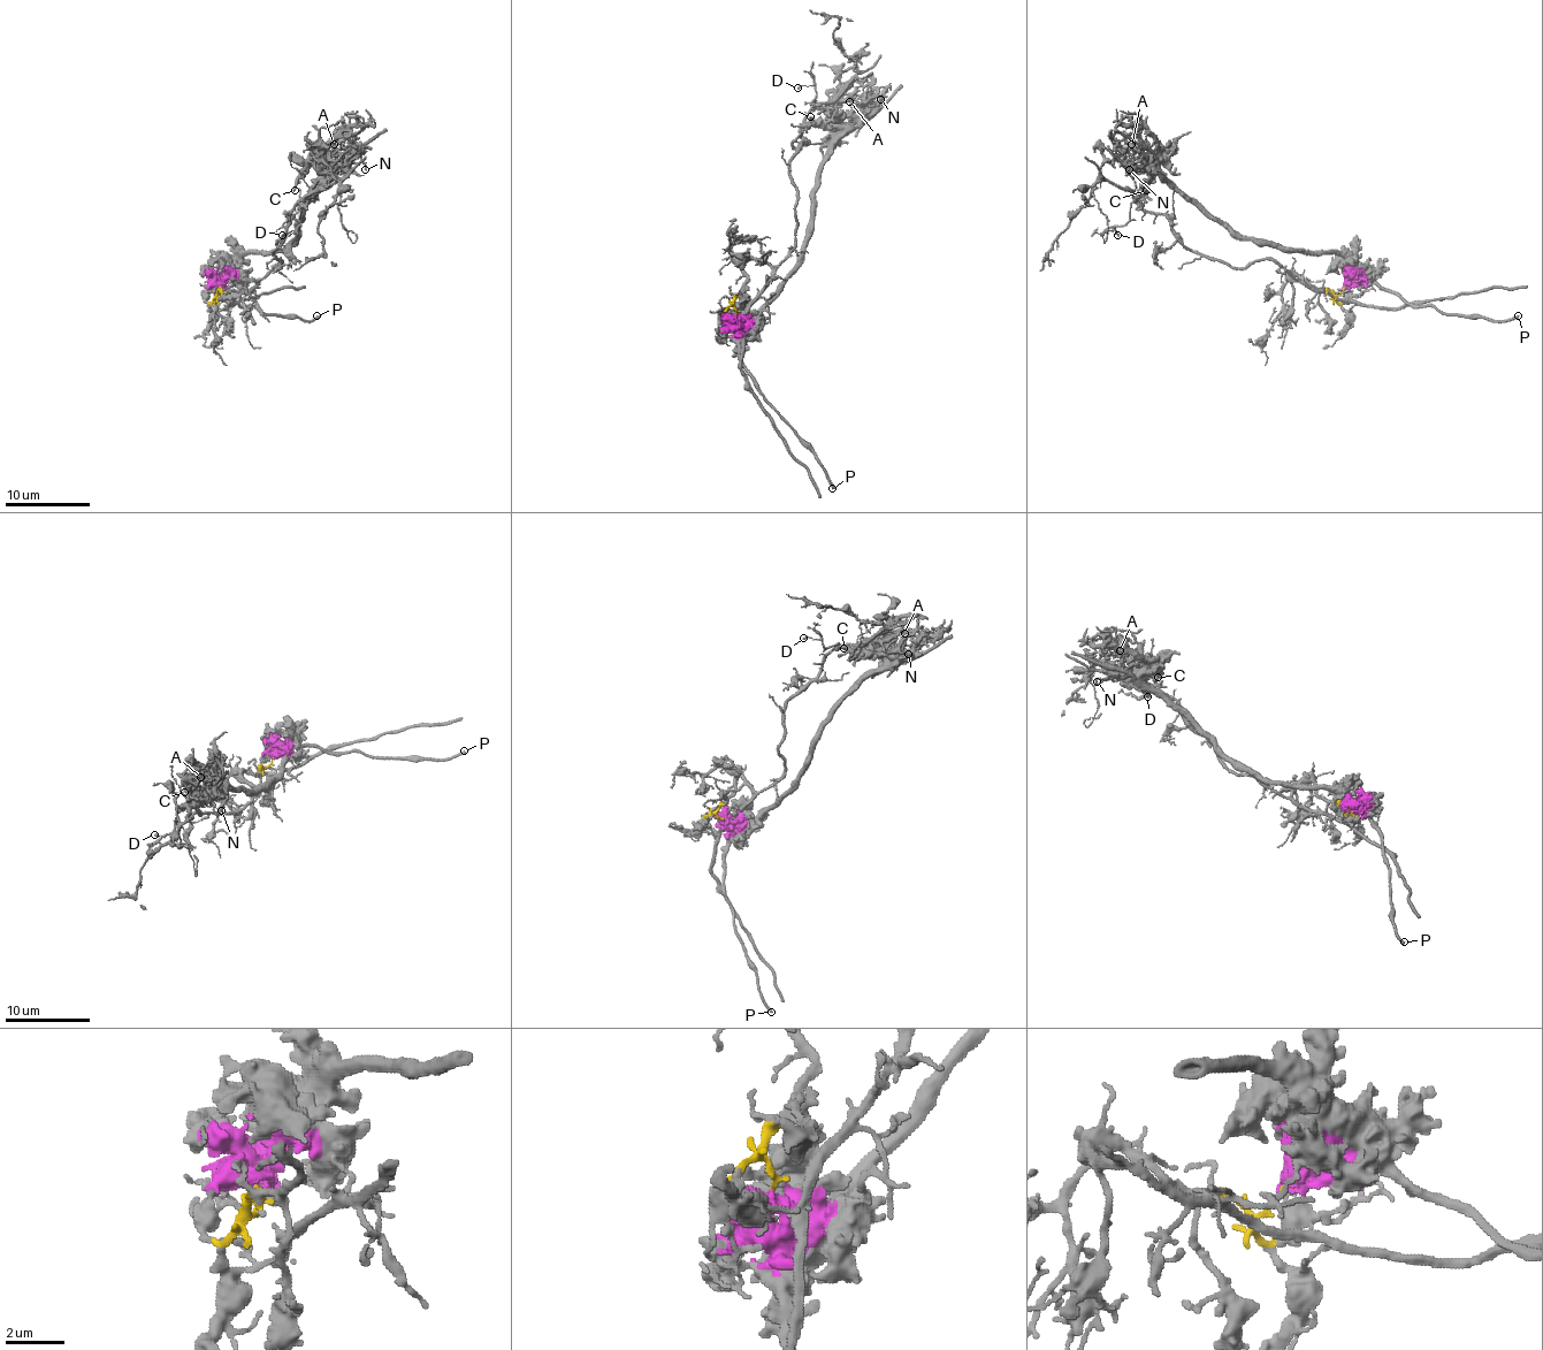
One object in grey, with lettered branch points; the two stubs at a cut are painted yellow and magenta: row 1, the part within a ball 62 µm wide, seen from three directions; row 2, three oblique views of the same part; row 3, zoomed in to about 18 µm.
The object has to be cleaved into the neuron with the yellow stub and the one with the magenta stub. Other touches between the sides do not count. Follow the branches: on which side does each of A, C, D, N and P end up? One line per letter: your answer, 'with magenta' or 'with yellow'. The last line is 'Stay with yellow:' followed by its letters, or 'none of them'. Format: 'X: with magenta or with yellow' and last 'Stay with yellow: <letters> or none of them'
A: with magenta
C: with magenta
D: with yellow
N: with magenta
P: with magenta
Stay with yellow: D

